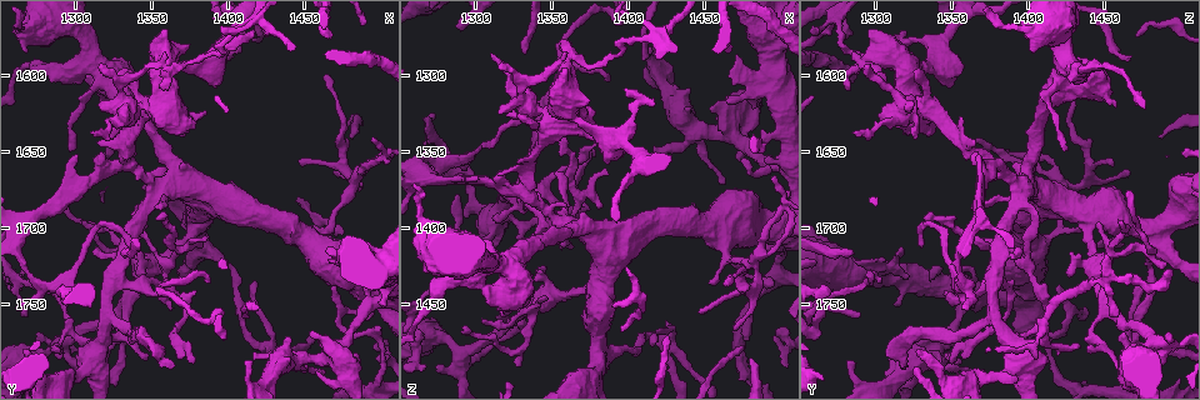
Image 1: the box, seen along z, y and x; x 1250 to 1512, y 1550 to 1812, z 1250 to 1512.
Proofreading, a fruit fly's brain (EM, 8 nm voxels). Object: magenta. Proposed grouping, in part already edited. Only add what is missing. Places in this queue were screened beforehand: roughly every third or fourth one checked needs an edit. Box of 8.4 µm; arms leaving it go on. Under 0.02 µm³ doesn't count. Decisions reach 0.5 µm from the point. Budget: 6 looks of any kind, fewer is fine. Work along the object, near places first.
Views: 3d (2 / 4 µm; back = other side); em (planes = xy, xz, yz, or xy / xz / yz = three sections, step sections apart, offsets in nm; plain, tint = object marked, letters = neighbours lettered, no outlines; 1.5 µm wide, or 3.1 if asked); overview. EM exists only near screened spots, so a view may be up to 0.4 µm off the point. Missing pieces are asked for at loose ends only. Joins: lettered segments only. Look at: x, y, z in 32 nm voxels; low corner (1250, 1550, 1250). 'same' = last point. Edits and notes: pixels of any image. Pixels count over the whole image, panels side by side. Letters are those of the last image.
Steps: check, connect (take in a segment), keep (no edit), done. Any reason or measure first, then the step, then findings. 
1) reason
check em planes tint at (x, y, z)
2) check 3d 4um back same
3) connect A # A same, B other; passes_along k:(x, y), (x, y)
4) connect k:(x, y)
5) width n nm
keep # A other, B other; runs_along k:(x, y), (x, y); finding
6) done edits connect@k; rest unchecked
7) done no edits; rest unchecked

check 3d 4um at (1472, 1786, 1358)

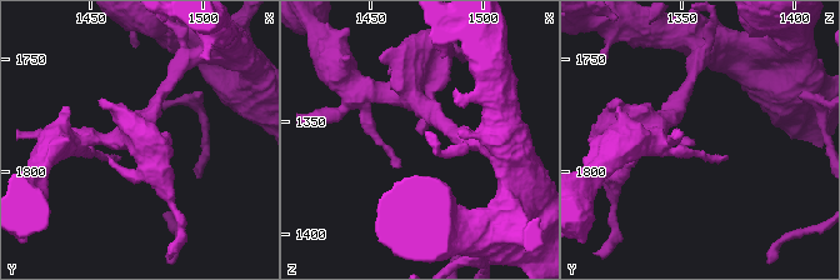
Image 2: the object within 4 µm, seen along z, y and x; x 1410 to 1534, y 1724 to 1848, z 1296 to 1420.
arm_widths 220, 300 nm
check em yz step 8 letters at (1473, 1787, 1355)

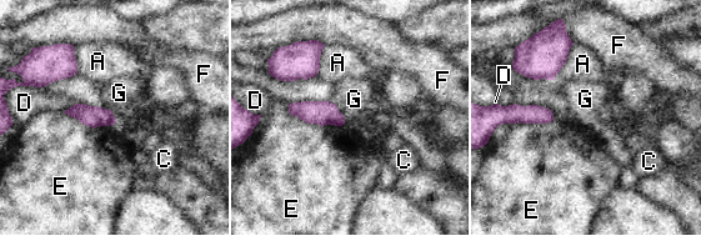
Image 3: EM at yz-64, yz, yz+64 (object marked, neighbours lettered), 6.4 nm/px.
check em planes letters same

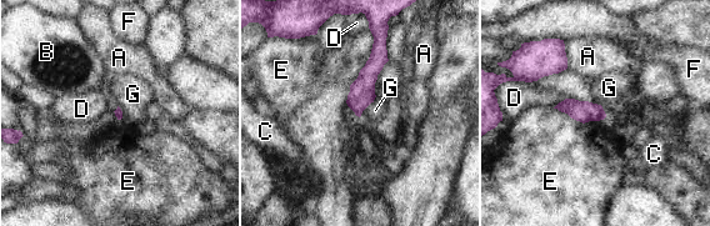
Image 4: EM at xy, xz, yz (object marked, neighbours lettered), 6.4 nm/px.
keep # A other, B other, C other, D other, E other, F other, G other; border 4:(376, 96), (359, 116); none of them fits

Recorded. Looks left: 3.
check em yz step 4 letters at (1274, 1772, 1490)

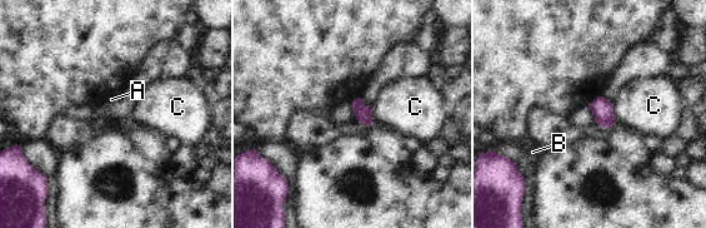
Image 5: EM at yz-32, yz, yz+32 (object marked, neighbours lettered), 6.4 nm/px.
check em planes letters same

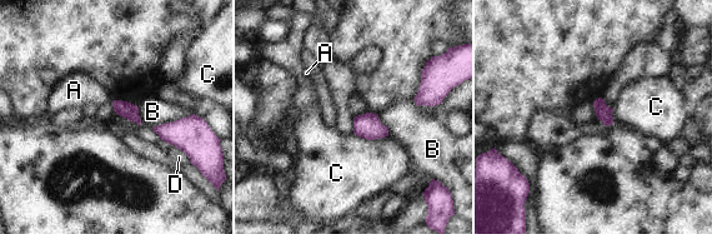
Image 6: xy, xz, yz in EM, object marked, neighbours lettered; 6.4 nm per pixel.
keep # A other, B other, C other, D other; border 6:(114, 100), (111, 104); no lettered segment goes on from it

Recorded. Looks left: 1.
done no edits; rest unchecked

